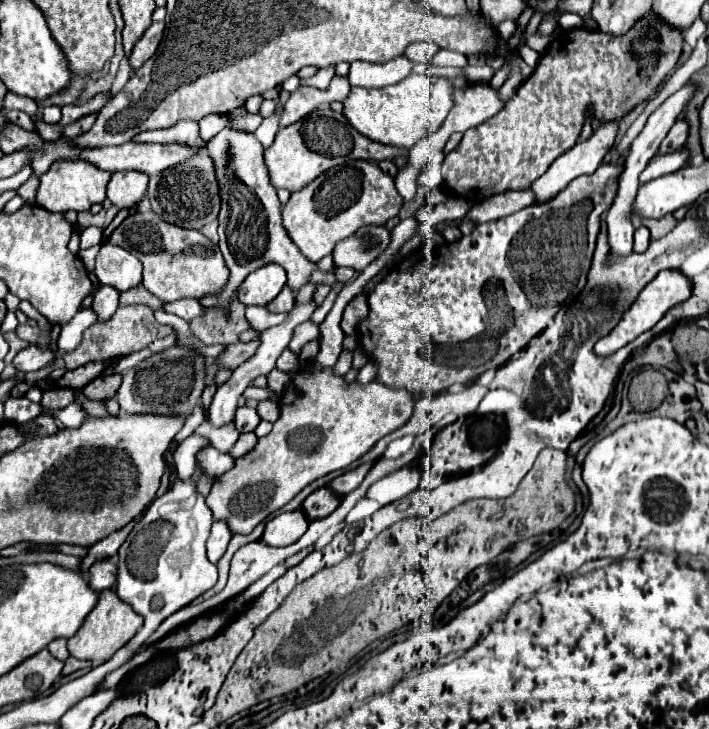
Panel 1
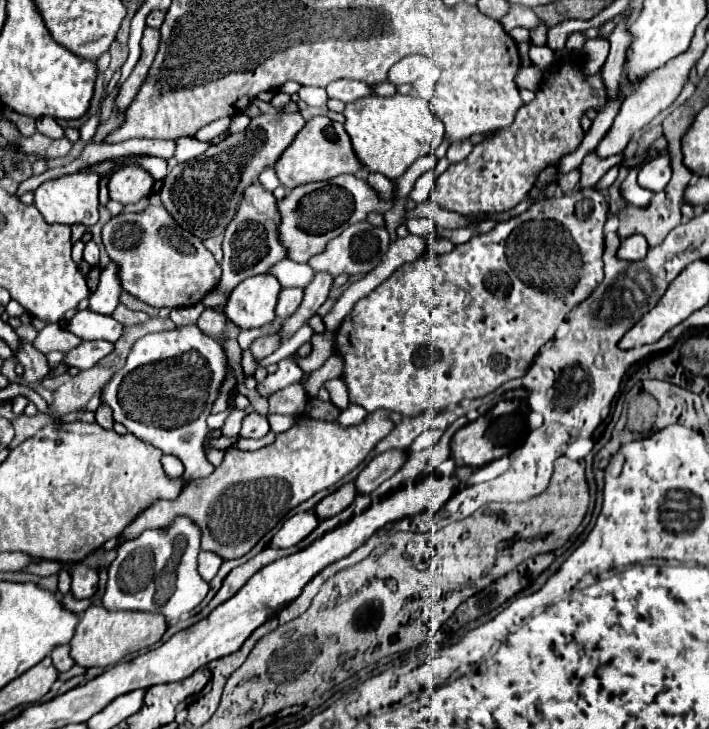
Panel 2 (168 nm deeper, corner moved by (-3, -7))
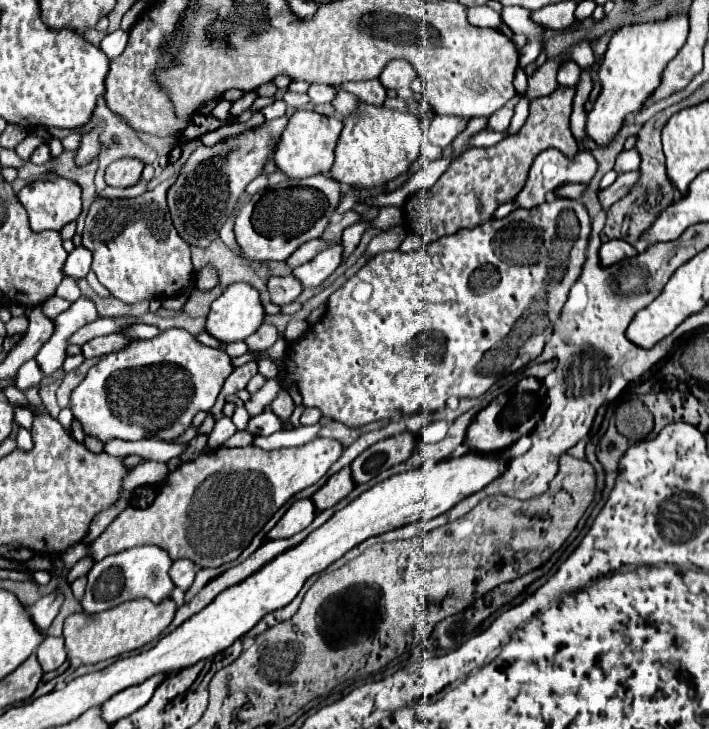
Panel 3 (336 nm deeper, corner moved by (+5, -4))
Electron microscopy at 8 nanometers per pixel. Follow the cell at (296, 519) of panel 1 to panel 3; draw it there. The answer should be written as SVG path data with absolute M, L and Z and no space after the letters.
M296 500L288 512L280 518L280 522L268 532L270 540L280 540L280 538L290 538L298 532L302 532L306 526L312 524L316 516L316 508L312 500Z

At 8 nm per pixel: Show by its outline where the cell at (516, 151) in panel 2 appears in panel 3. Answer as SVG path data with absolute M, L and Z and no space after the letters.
M559 85L550 96L534 98L530 102L530 116L518 134L490 148L472 146L462 156L454 158L438 182L420 196L426 212L426 218L418 222L420 226L416 226L422 228L420 234L432 242L444 234L454 234L462 228L474 228L480 222L490 220L500 204L512 202L516 198L526 182L526 174L534 158L548 148L558 148L568 158L576 156L578 144L570 132L574 95L575 88Z

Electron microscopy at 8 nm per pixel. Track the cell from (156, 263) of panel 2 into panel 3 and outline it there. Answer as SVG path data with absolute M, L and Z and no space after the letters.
M174 178L130 200L102 200L90 206L82 244L94 254L92 270L110 294L126 304L182 296L194 282L190 246L178 236L166 206L166 192Z

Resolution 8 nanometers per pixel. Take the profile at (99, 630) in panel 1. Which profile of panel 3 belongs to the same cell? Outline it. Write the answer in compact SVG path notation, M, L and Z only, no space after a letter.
M140 598L140 600L124 602L116 608L98 614L88 614L88 612L72 614L64 622L68 658L70 660L80 658L84 664L98 664L102 660L142 648L144 644L152 642L156 636L162 634L162 630L172 622L174 612L176 612L174 600L164 600L162 604L154 604L148 598Z

